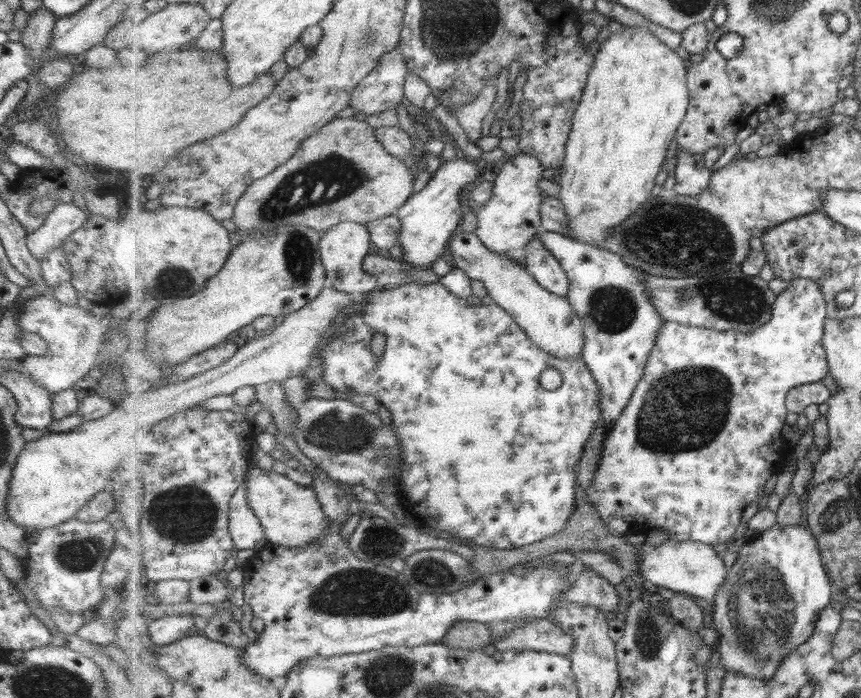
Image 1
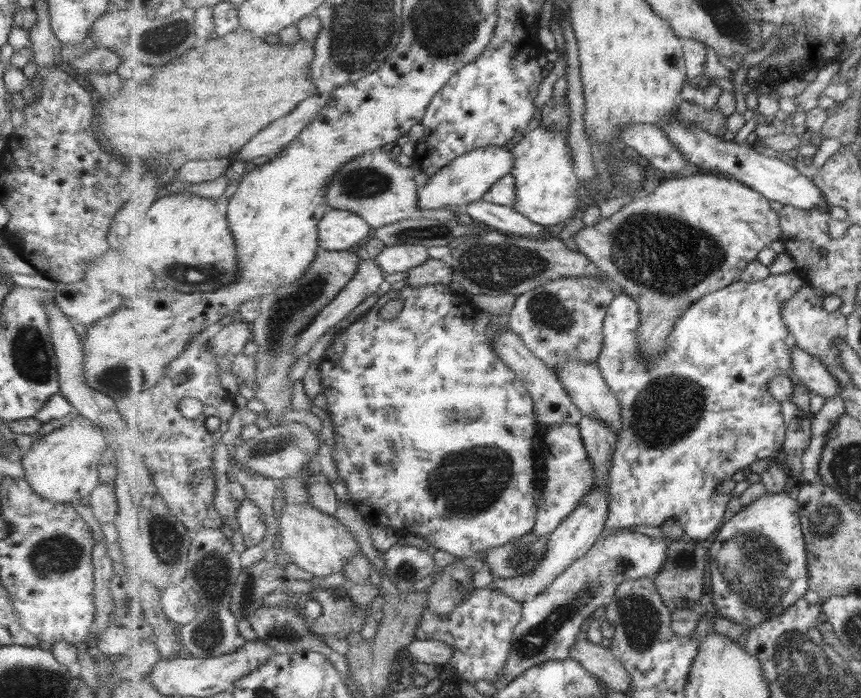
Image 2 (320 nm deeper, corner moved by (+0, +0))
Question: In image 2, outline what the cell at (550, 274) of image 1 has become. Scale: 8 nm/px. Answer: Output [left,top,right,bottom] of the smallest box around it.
[508,276,616,372]

